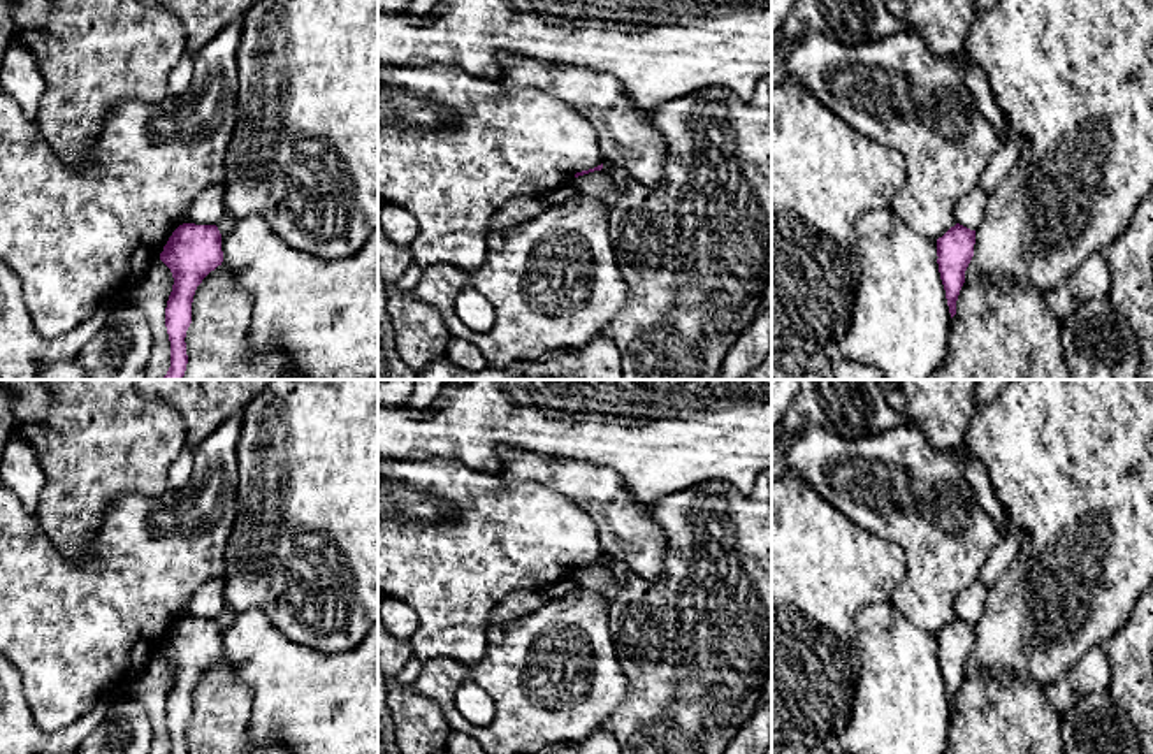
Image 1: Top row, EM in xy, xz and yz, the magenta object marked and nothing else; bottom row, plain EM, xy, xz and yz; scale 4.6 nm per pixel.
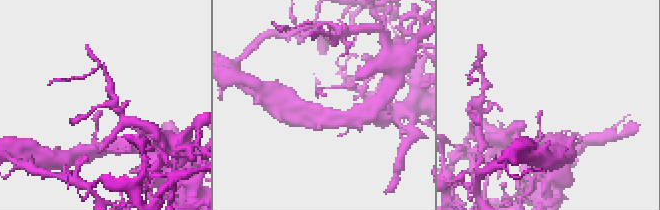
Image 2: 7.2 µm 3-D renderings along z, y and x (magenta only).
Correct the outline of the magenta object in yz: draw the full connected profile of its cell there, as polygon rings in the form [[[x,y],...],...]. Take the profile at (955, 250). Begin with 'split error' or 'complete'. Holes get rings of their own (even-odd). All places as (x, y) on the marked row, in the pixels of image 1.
complete | [[[960,223],[937,239],[937,264],[951,318],[956,315],[956,301],[965,283],[965,271],[974,257],[974,244],[975,230]]]

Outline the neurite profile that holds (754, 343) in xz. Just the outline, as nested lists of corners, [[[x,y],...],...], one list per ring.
[[[761,308],[728,350],[719,380],[742,380],[772,355],[772,308]]]

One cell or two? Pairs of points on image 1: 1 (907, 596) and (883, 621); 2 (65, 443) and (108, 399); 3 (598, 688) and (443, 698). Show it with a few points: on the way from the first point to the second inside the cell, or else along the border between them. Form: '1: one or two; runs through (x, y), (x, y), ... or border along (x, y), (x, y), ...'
1: two; border along (886, 600), (920, 628), (930, 631)
2: one; runs through (76, 433), (97, 410)
3: one; runs through (558, 679), (551, 674), (477, 674)

